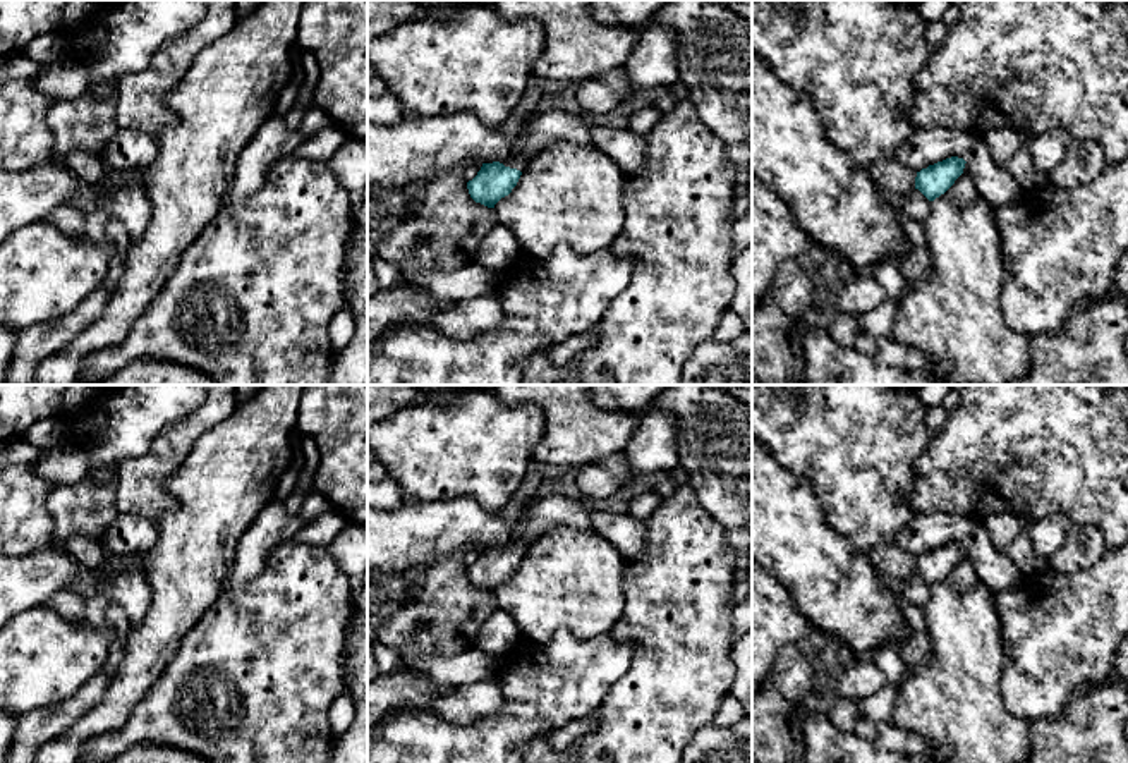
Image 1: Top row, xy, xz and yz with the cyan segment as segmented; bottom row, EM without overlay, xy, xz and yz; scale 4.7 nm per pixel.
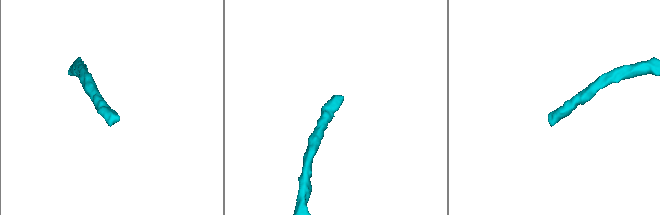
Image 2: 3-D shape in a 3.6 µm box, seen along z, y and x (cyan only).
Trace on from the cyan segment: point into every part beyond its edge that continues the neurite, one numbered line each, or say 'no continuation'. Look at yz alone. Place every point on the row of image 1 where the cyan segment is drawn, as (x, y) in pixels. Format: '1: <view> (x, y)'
1: yz (915, 205)

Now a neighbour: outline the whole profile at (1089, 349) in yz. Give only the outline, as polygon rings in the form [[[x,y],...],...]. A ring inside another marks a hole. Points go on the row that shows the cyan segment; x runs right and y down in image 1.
[[[1128,294],[1075,304],[1056,335],[1030,339],[1030,371],[1004,385],[1128,385]]]

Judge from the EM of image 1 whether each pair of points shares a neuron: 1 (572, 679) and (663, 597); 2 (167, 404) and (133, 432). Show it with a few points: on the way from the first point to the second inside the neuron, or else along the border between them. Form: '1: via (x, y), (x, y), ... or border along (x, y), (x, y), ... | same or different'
1: border along (608, 633), (632, 645), (632, 660), (617, 679) | different
2: via (158, 406), (141, 423) | same

